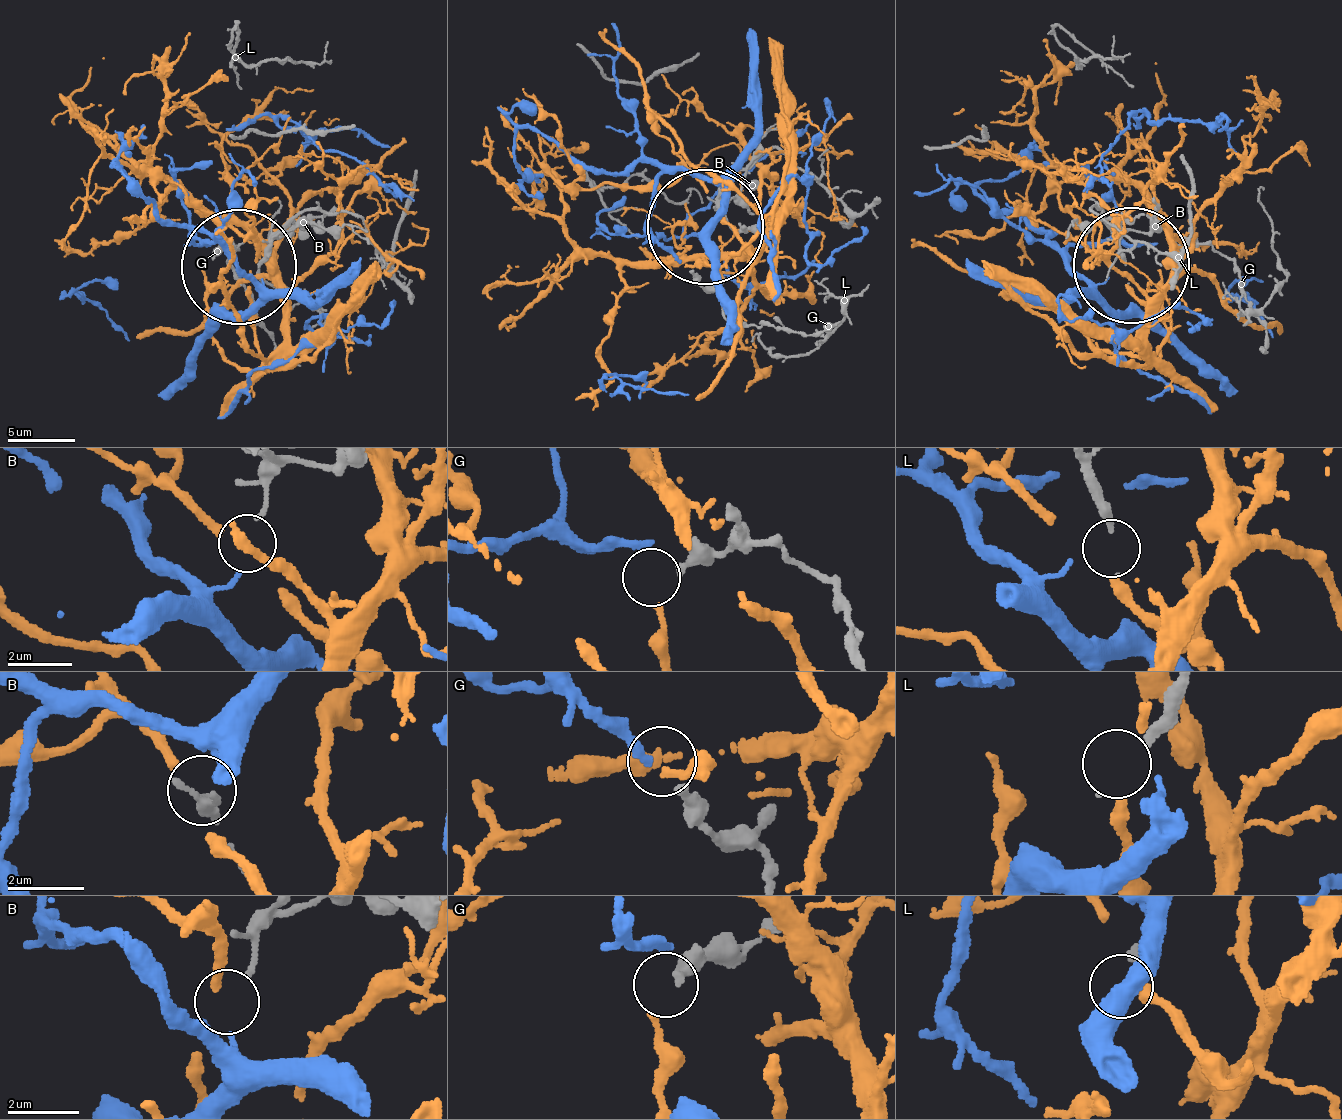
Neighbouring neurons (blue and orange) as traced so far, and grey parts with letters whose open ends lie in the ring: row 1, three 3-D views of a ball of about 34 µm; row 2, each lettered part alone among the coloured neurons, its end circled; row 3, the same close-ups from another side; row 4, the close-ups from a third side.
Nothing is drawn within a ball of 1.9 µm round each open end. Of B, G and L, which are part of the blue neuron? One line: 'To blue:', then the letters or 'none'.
To blue: B

